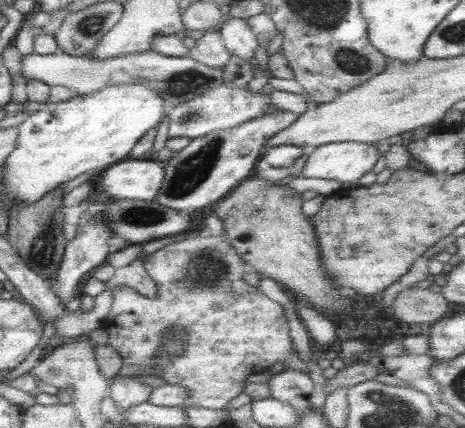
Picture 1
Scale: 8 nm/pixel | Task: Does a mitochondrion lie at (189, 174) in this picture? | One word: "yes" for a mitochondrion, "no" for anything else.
yes

